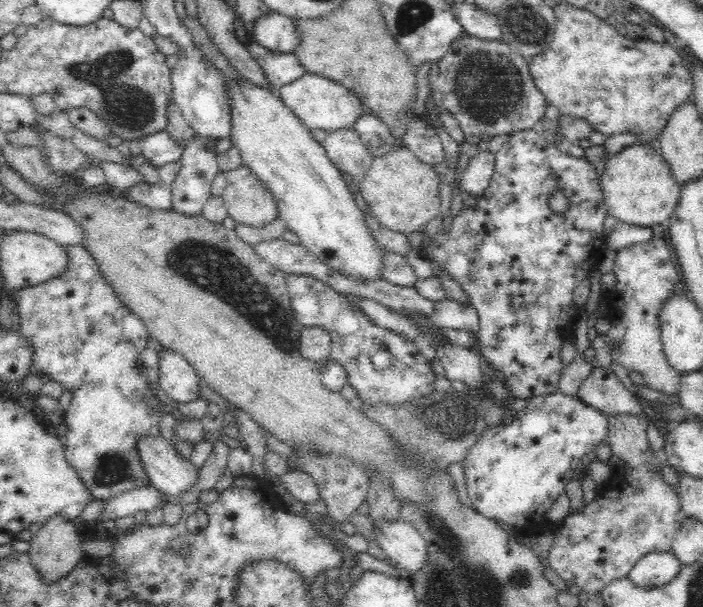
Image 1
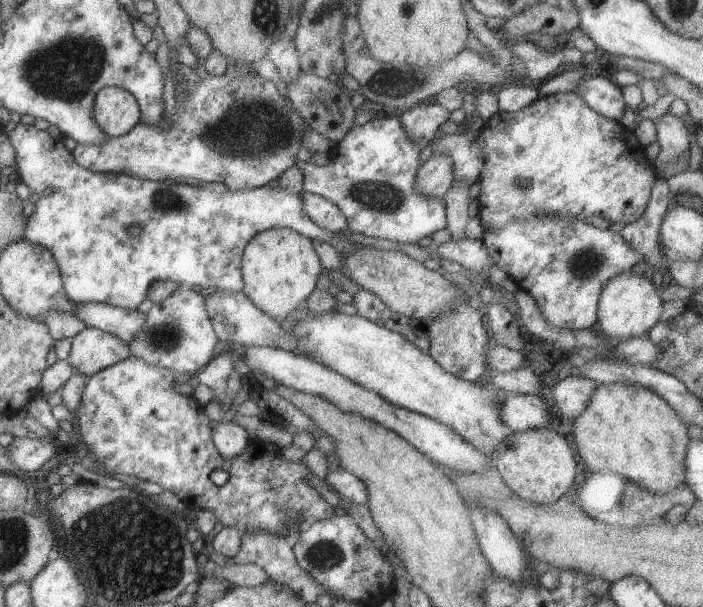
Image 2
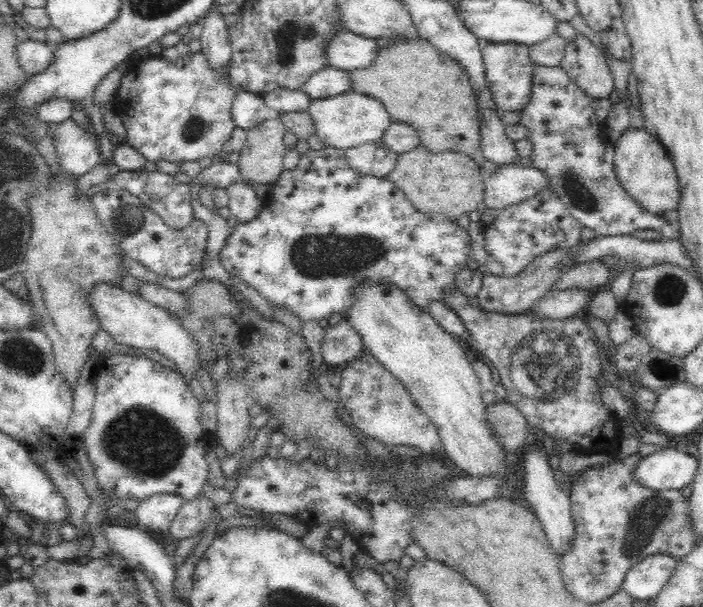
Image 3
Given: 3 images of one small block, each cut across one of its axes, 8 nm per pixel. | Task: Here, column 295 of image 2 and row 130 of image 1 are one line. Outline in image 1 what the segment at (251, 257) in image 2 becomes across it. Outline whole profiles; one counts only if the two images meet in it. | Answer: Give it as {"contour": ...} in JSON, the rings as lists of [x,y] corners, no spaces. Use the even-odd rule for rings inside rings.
{"contour":[[[246,80],[226,82],[230,84],[230,136],[234,148],[240,150],[244,164],[272,192],[280,218],[288,230],[300,236],[300,246],[310,250],[318,260],[342,276],[350,276],[360,282],[382,280],[386,250],[376,242],[376,236],[372,236],[372,230],[364,220],[364,212],[344,184],[342,172],[326,156],[326,148],[314,142],[310,128],[306,128],[302,120],[298,120],[282,100],[272,96],[268,90]]]}

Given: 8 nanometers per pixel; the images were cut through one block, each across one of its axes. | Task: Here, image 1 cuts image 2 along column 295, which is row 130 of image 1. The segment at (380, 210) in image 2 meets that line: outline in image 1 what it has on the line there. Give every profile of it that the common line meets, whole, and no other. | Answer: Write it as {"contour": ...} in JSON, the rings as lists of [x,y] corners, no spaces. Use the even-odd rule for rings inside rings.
{"contour":[[[160,130],[152,136],[142,138],[140,160],[150,162],[156,170],[166,164],[182,160],[182,154],[184,154],[184,148],[180,144],[176,144],[176,140],[166,130]]]}

